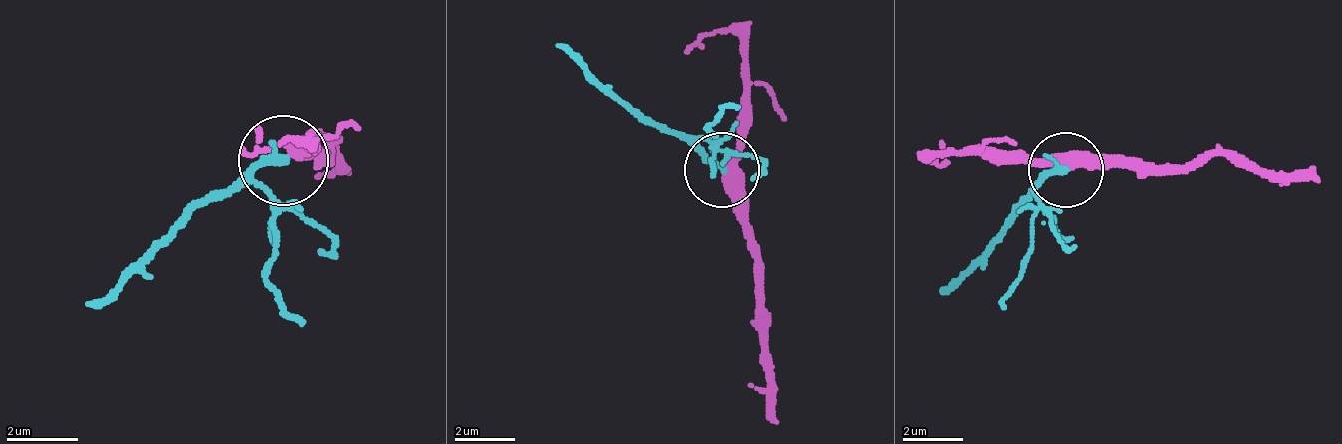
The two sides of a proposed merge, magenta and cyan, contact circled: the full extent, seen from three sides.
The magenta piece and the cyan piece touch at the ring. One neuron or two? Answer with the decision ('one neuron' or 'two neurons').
one neuron

